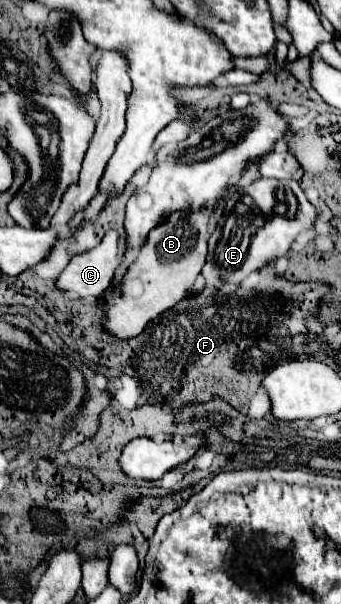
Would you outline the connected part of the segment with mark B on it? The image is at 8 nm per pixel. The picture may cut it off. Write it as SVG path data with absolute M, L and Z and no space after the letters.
M200 208L198 212L174 212L150 232L122 282L118 282L114 290L106 294L104 328L110 334L120 340L138 336L150 320L176 306L188 294L202 270L202 264L206 262L210 214L212 210L206 208Z

